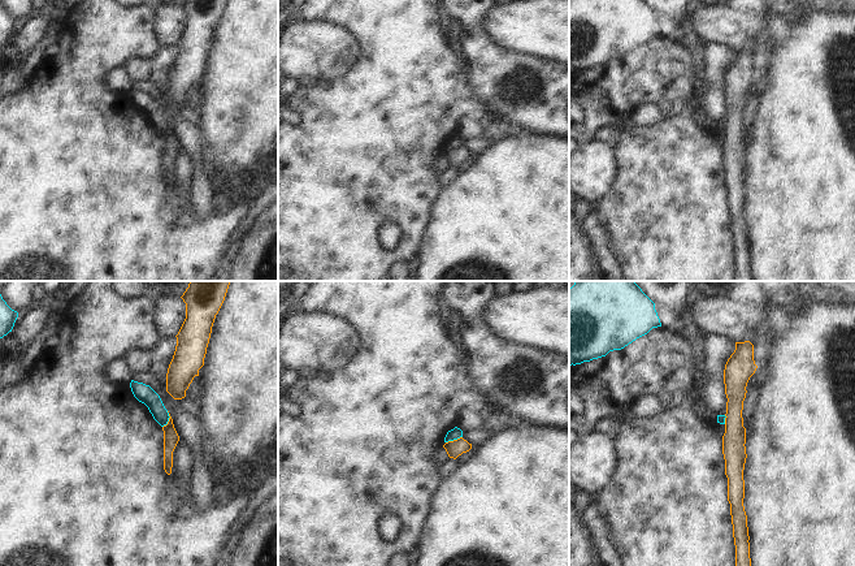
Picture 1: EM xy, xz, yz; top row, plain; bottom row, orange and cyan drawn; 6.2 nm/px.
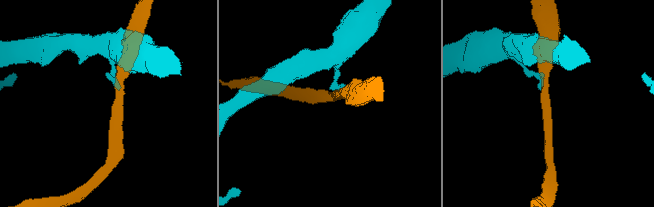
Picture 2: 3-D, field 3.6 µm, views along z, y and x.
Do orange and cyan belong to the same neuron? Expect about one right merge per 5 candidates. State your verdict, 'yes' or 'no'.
no

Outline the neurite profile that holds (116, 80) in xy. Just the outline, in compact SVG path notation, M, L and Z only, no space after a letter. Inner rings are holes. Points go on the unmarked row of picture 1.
M122 65L110 69L104 77L105 86L112 91L131 91L131 81Z

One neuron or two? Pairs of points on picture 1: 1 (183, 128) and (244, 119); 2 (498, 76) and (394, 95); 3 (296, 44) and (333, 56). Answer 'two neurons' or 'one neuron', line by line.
1: two neurons
2: two neurons
3: one neuron

